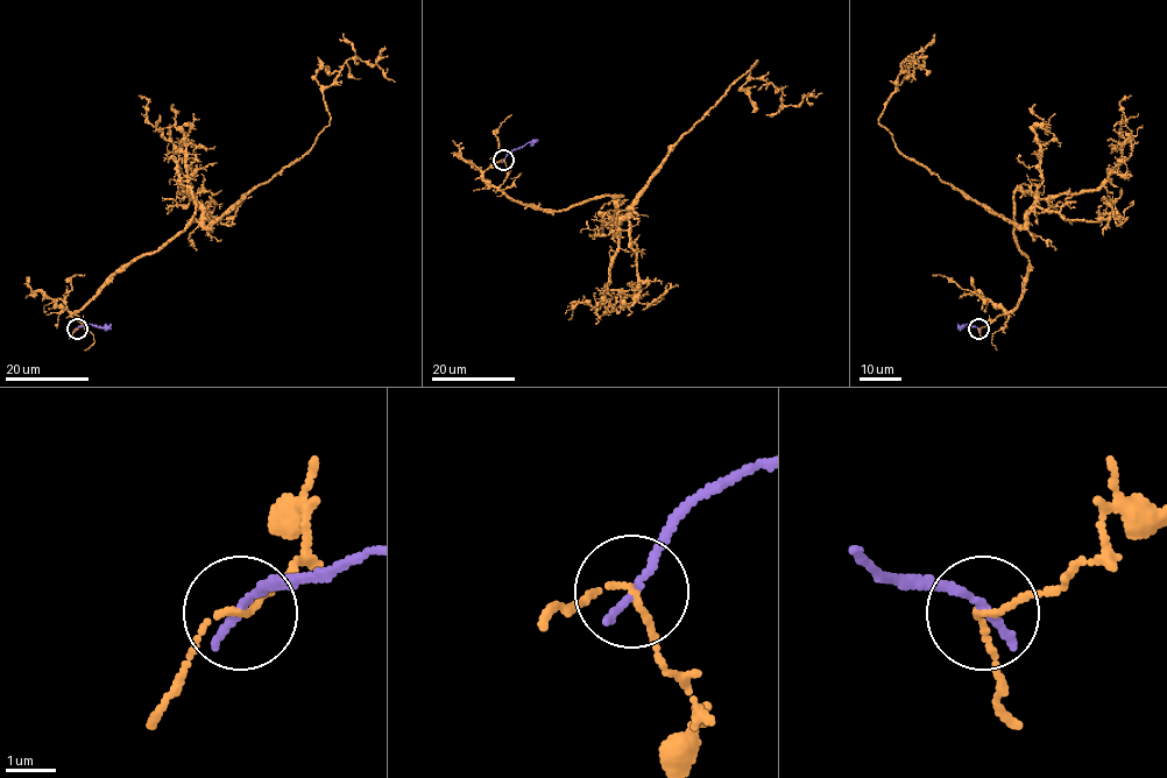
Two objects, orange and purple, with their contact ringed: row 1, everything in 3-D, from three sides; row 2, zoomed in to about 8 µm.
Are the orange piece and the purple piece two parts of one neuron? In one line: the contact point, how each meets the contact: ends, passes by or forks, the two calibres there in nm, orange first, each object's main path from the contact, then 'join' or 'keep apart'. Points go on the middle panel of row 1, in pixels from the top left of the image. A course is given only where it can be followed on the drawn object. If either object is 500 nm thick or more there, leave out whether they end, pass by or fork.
(503, 160) | orange passes by | purple ends | 90/200 nm | orange via (503, 161), (513, 199), (560, 211), (622, 196), (622, 217), (757, 59), (749, 77), (786, 106), (821, 93) | purple via (503, 161), (508, 153), (538, 140) | keep apart

